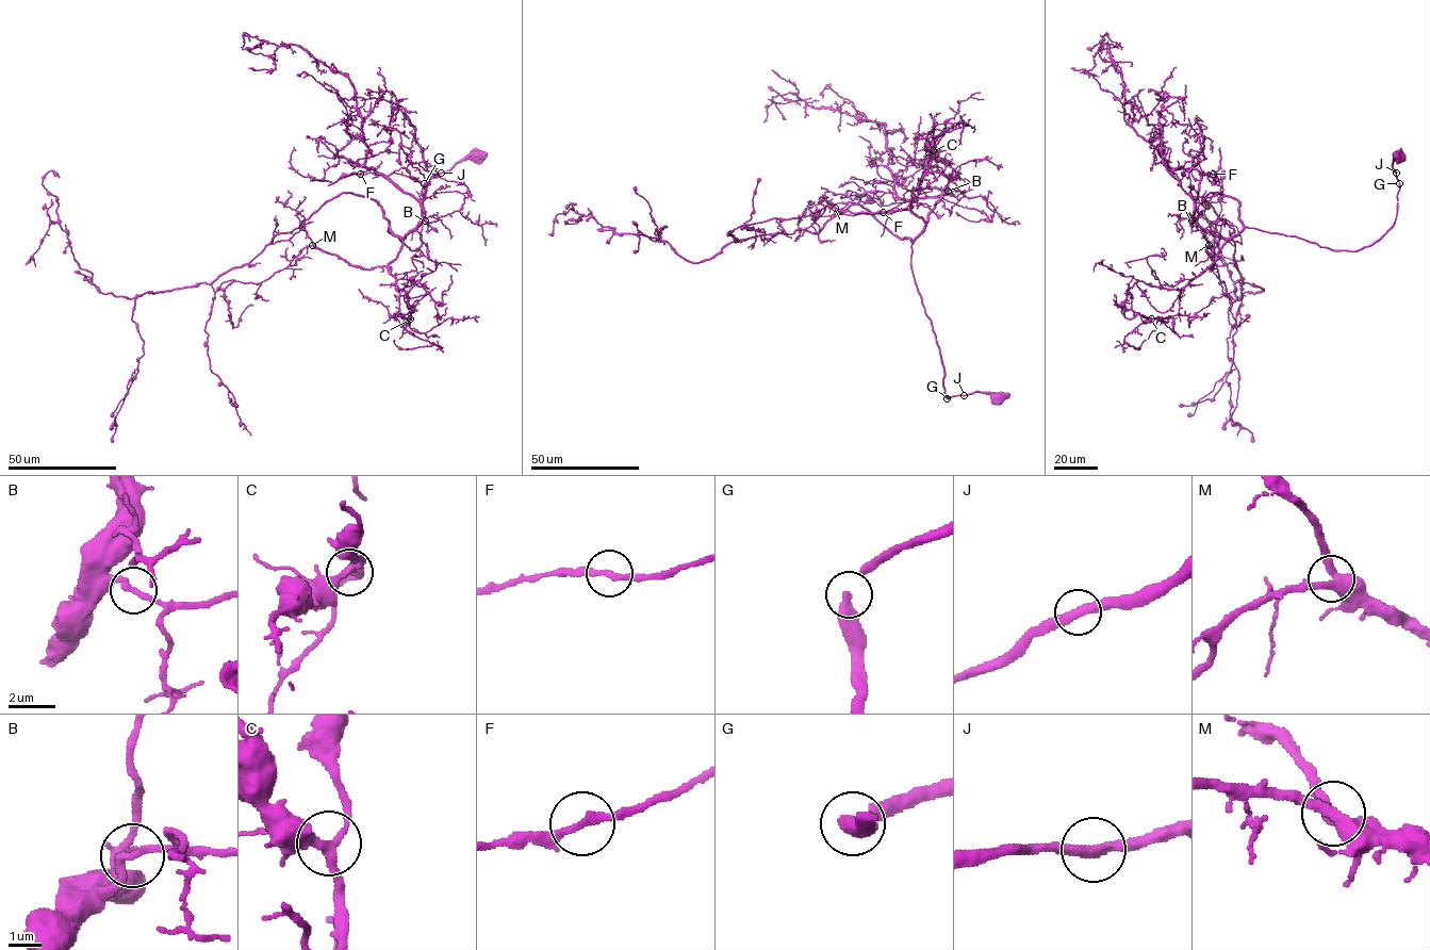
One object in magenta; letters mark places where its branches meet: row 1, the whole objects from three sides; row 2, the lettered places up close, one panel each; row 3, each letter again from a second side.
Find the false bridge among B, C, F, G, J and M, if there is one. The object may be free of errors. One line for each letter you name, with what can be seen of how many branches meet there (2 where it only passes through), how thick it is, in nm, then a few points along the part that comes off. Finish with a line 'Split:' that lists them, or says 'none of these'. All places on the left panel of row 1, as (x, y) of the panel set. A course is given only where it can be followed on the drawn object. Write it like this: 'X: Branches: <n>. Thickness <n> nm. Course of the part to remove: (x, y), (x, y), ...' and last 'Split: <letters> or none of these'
Split: none of these

